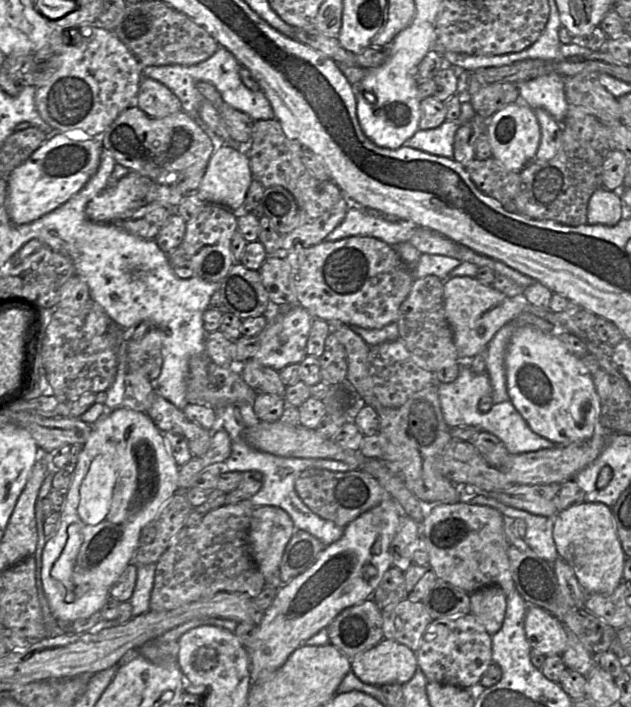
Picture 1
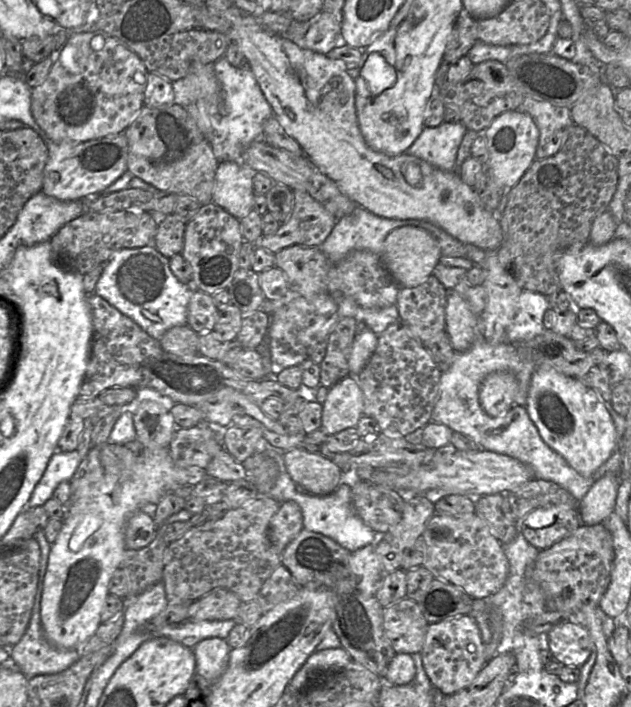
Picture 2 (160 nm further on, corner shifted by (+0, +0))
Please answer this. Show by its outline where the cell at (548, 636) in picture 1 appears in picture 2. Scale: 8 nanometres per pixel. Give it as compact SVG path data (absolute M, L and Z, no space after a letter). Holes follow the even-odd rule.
M576 621L561 622L546 634L546 645L564 666L580 668L594 651L587 629Z

